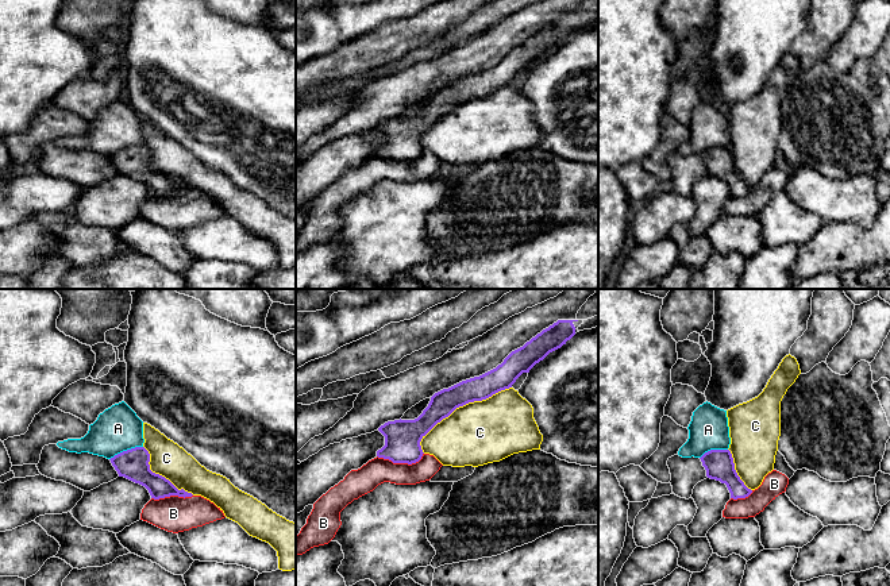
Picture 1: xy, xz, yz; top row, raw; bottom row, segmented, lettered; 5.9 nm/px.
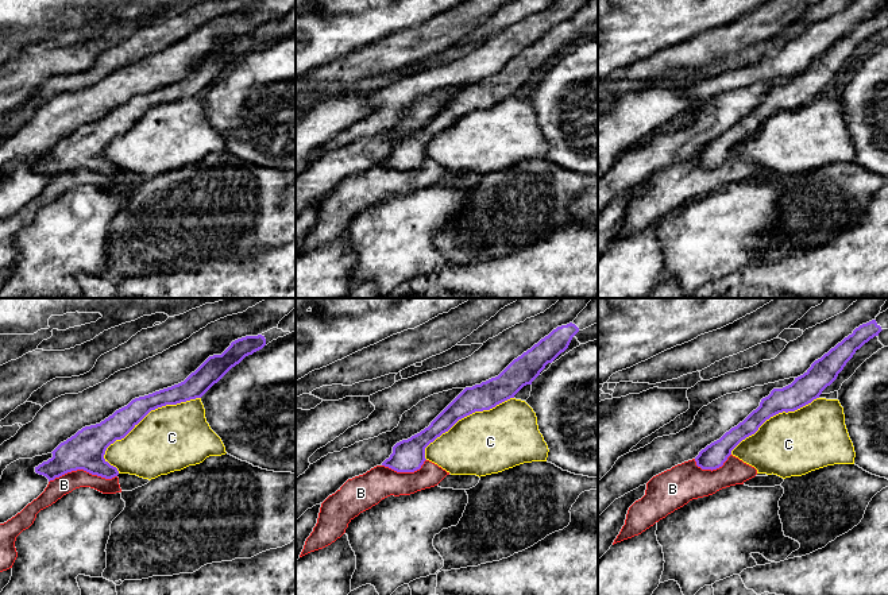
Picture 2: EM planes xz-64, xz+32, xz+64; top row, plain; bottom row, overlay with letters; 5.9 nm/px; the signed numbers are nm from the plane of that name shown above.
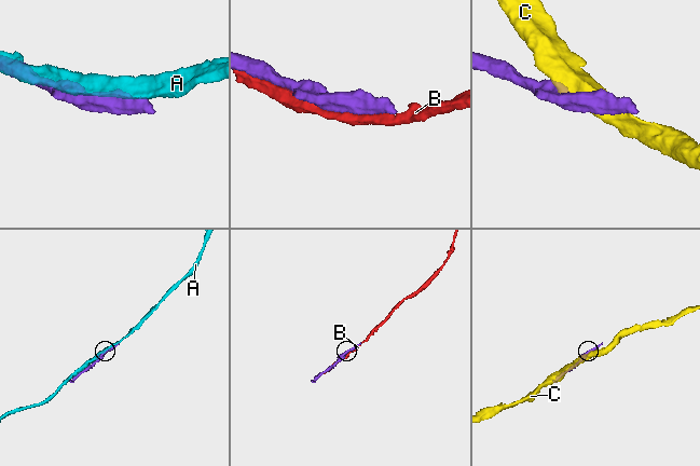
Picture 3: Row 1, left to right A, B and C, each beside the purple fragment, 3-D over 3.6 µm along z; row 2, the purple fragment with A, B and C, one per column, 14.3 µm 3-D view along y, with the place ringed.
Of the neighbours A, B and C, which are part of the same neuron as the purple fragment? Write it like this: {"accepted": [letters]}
{"accepted": []}

